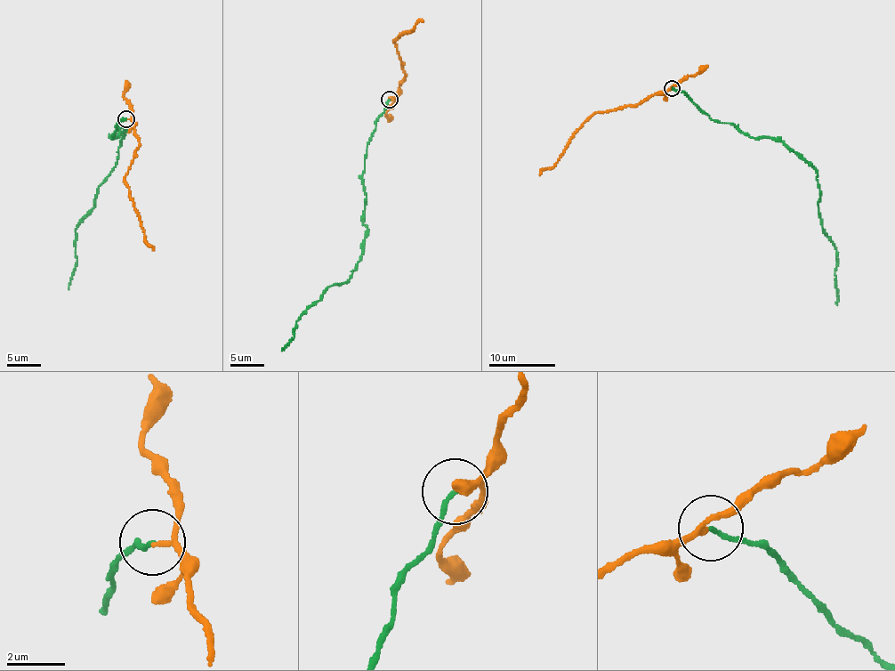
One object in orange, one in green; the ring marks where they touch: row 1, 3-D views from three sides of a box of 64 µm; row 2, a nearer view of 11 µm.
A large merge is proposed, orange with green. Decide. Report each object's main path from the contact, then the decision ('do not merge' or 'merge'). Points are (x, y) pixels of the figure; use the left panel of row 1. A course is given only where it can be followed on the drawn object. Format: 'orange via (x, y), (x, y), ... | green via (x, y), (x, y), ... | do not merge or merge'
orange via (125, 118), (131, 120), (139, 141), (124, 181), (144, 238), (154, 250) | green via (126, 118), (113, 133), (118, 138), (124, 127), (116, 164), (76, 230), (68, 289) | merge

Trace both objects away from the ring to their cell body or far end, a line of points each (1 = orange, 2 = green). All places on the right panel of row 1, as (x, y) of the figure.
1: (671, 88), (651, 94), (639, 102), (598, 111), (590, 116), (554, 165), (544, 169), (539, 175)
2: (672, 88), (713, 120), (732, 124), (750, 138), (782, 141), (816, 170), (823, 233), (836, 247), (837, 305)

